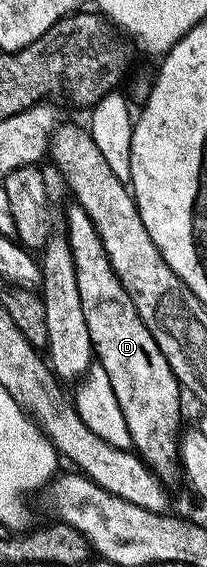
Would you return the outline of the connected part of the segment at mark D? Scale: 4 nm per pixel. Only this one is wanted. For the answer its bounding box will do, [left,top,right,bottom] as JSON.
[78,269,184,486]

